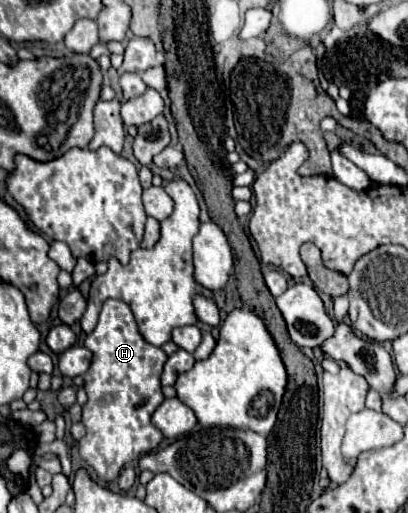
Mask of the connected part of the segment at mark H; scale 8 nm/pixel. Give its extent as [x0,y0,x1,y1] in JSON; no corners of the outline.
[79,299,167,481]

